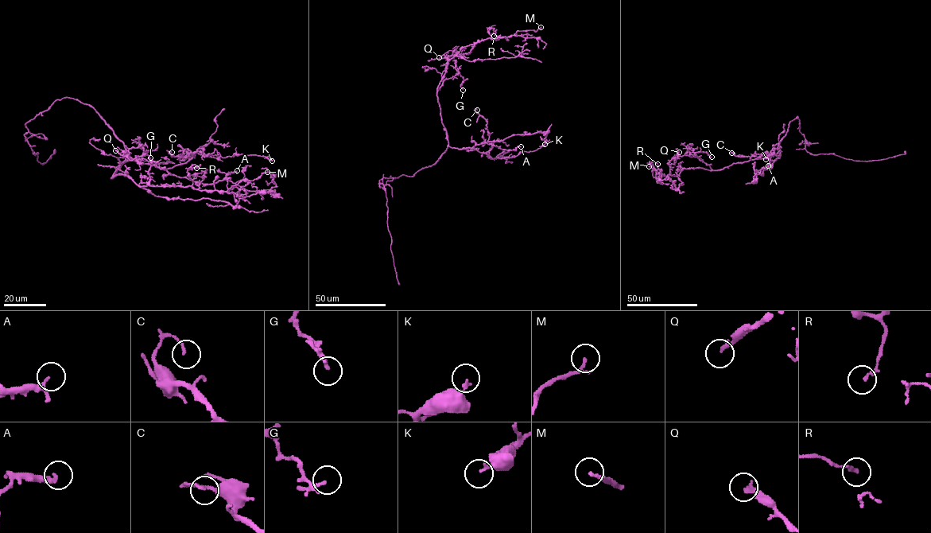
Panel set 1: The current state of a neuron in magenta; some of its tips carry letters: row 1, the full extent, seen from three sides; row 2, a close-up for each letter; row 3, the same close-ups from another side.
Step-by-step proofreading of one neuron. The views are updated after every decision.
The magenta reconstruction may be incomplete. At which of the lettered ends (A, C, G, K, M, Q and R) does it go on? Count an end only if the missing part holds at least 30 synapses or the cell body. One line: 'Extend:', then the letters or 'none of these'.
Extend: none of these

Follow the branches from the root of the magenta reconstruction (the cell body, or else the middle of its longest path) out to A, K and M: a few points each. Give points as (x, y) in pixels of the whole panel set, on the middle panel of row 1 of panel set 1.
A: (445, 152), (448, 146), (467, 149), (482, 143), (510, 150), (521, 146)
K: (445, 152), (448, 146), (471, 148), (493, 158), (502, 158), (516, 157), (523, 151), (533, 151), (545, 144)
M: (445, 152), (448, 134), (436, 89), (448, 62), (464, 47), (541, 27)

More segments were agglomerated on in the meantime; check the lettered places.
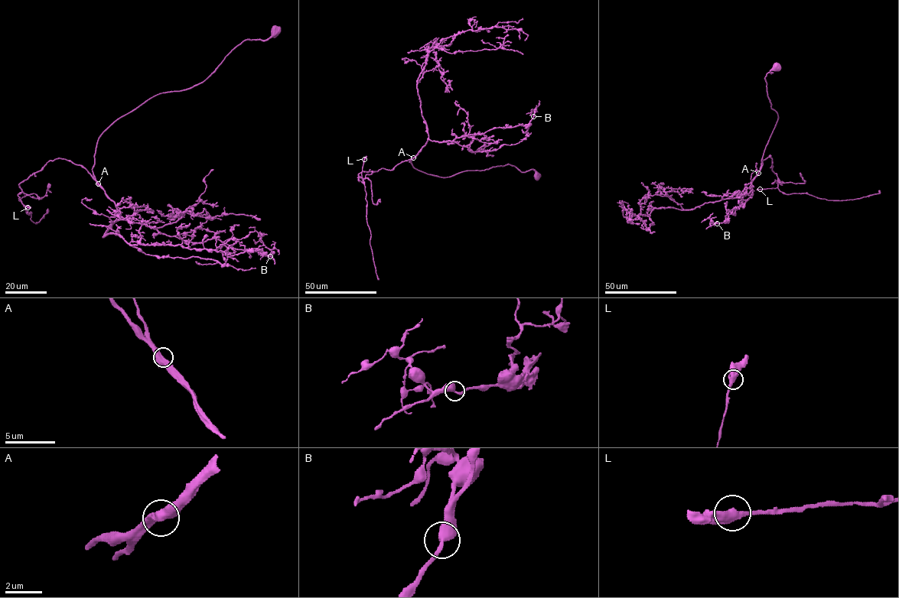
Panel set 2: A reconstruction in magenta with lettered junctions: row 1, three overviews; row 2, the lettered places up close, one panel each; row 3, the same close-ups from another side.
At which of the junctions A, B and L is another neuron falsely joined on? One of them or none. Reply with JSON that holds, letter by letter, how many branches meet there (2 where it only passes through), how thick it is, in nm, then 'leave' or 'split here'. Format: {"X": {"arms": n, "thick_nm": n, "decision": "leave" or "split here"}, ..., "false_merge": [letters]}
{"A": {"arms": 2, "thick_nm": 500, "decision": "leave"}, "B": {"arms": 2, "thick_nm": 480, "decision": "leave"}, "L": {"arms": 2, "thick_nm": 500, "decision": "leave"}, "false_merge": []}

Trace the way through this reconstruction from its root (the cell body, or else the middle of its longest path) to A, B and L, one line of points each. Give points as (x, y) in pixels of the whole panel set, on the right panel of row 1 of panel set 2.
A: (776, 65), (770, 71), (773, 73), (767, 74), (765, 81), (771, 108), (778, 118), (759, 173)
B: (776, 65), (765, 81), (778, 118), (762, 167), (741, 193), (734, 214), (728, 211), (728, 218), (718, 223)
L: (776, 65), (765, 81), (778, 118), (760, 169), (770, 155), (778, 186), (760, 189)

